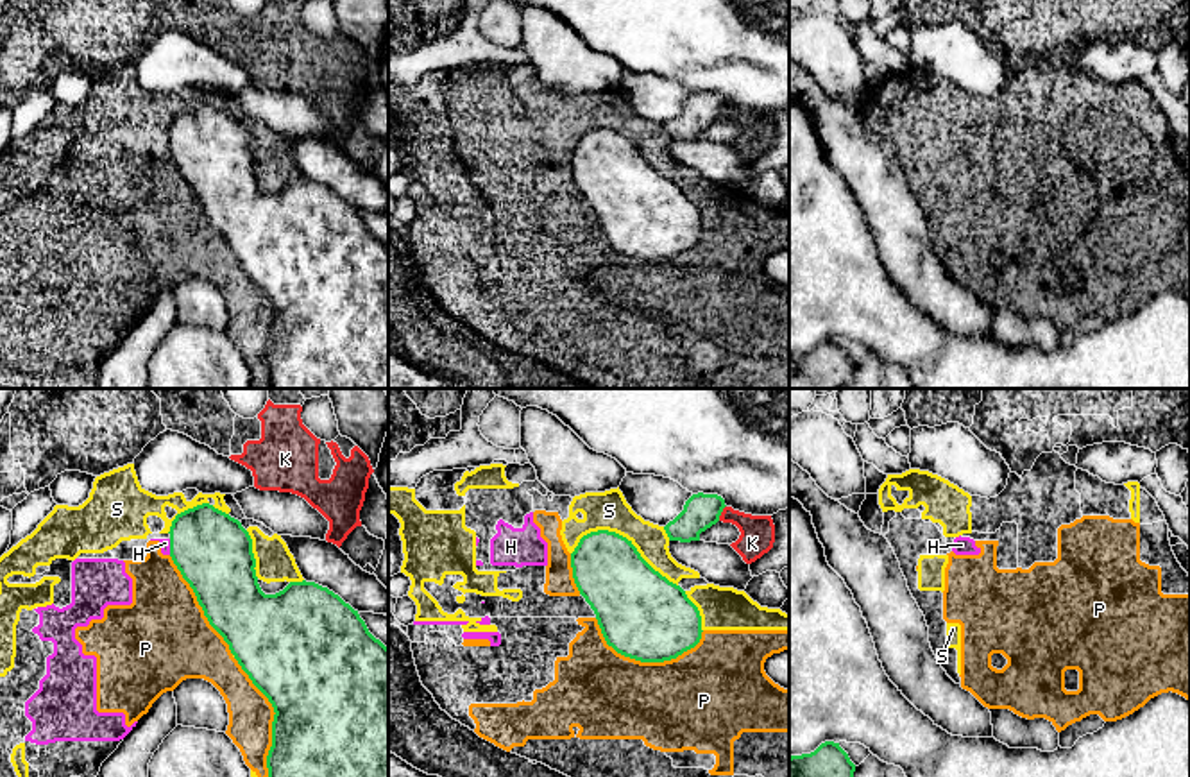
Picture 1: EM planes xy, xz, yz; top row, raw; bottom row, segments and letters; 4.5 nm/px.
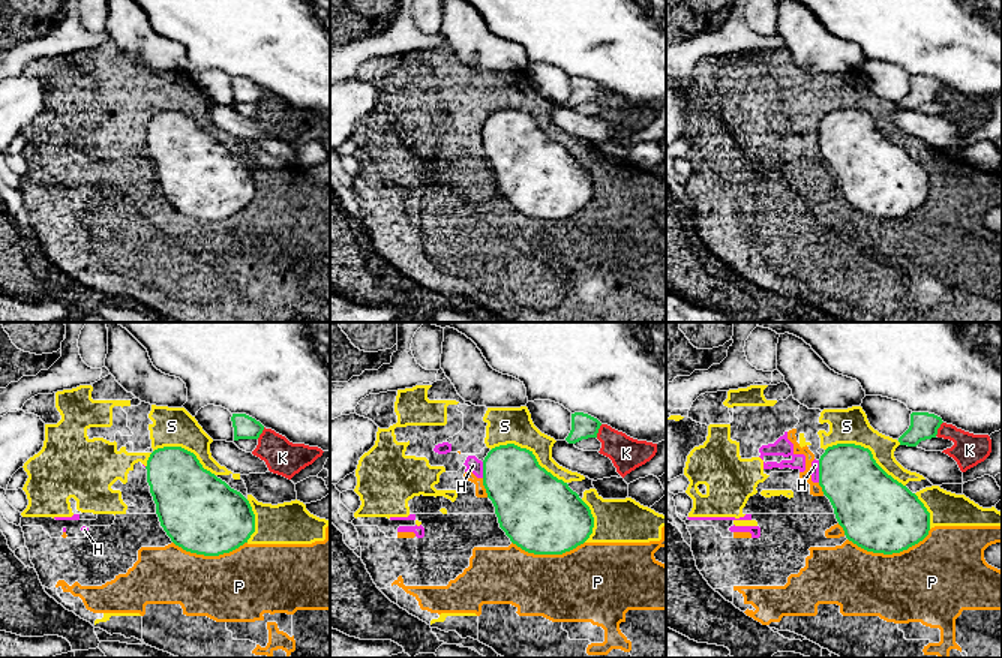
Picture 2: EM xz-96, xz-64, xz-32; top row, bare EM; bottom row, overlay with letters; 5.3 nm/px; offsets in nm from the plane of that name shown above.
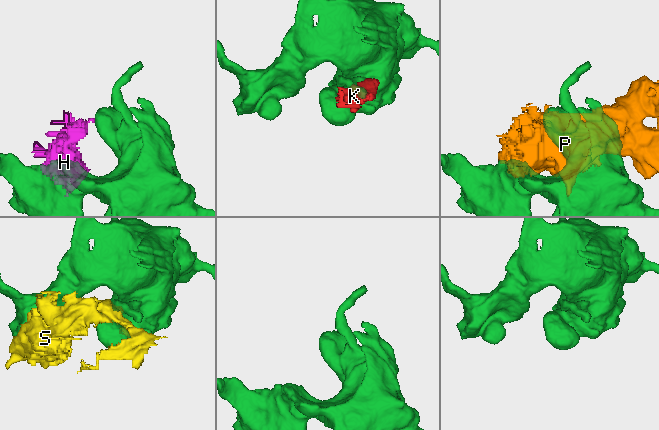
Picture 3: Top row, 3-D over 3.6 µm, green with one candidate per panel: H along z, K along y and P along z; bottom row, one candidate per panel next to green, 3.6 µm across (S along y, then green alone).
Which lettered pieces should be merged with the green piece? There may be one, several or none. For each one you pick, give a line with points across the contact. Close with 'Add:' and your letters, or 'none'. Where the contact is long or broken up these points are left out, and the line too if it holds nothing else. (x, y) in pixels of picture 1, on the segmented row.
Add: none

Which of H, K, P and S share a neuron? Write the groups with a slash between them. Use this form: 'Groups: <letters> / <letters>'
Groups: H P S / K

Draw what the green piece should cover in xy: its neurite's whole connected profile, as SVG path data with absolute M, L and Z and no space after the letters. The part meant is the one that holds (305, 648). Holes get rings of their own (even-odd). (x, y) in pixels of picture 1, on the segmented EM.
M209 503L177 514L168 534L170 557L209 625L274 707L268 777L388 777L388 648L369 632L358 610L327 587L306 580L265 594L258 584L249 532Z

